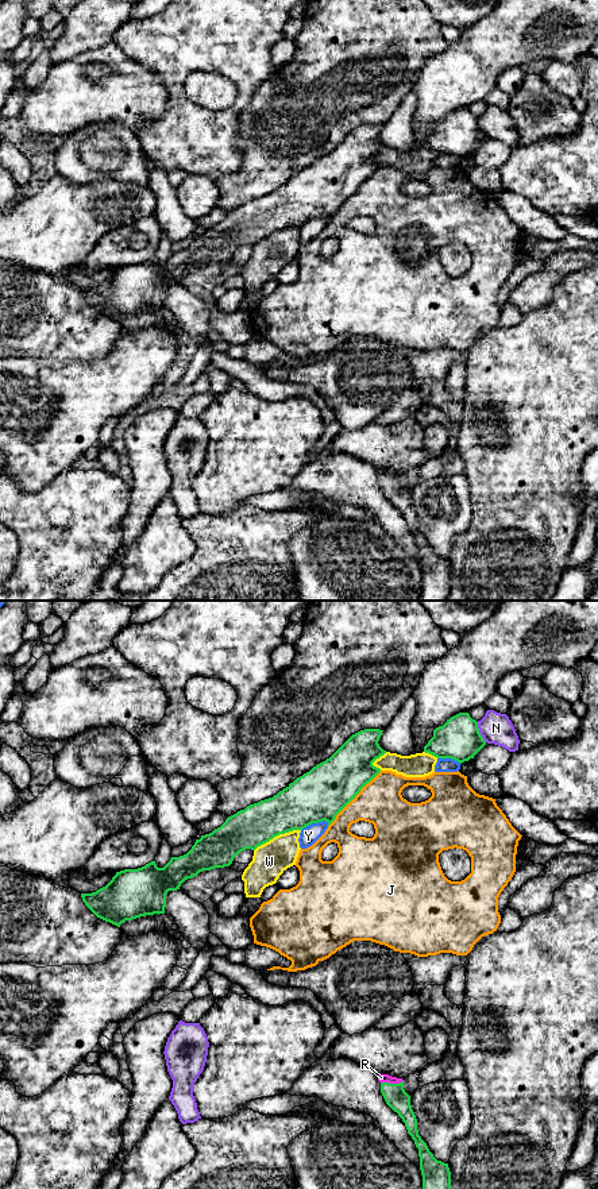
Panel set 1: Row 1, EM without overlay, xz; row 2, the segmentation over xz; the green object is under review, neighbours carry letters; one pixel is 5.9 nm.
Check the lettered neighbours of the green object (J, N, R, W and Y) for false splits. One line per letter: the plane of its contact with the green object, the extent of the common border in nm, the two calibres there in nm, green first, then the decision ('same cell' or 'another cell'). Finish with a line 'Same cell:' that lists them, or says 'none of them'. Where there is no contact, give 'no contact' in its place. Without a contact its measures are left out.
J: contact in xz; length 460 nm; calibres 300 and 280 nm; another cell
N: contact in xz; length 130 nm; calibres 260 and 190 nm; another cell
R: contact in xz; length 140 nm; calibres 140 and 50 nm; same cell
W: contact in xz; length 300 nm; calibres 280 and 200 nm; another cell
Y: contact in xz; length 180 nm; calibres 300 and 110 nm; another cell
Same cell: R

